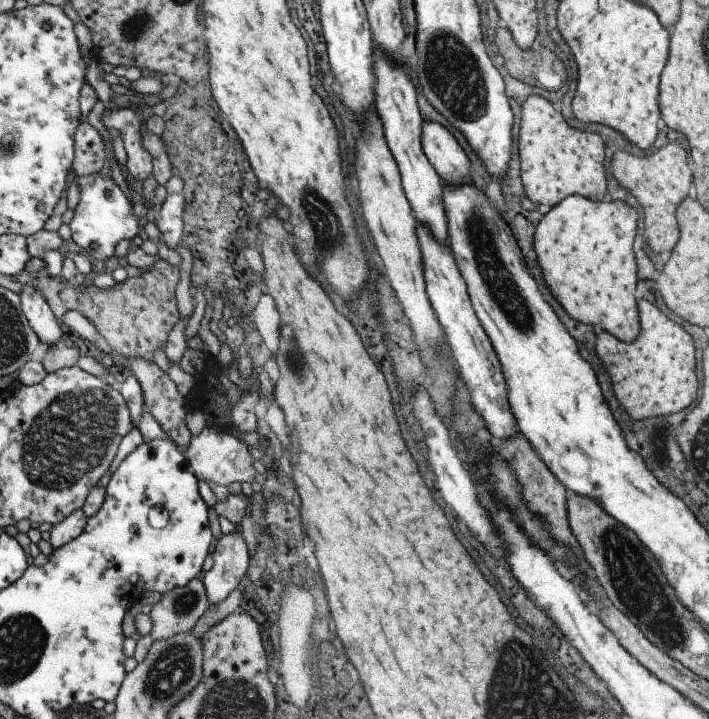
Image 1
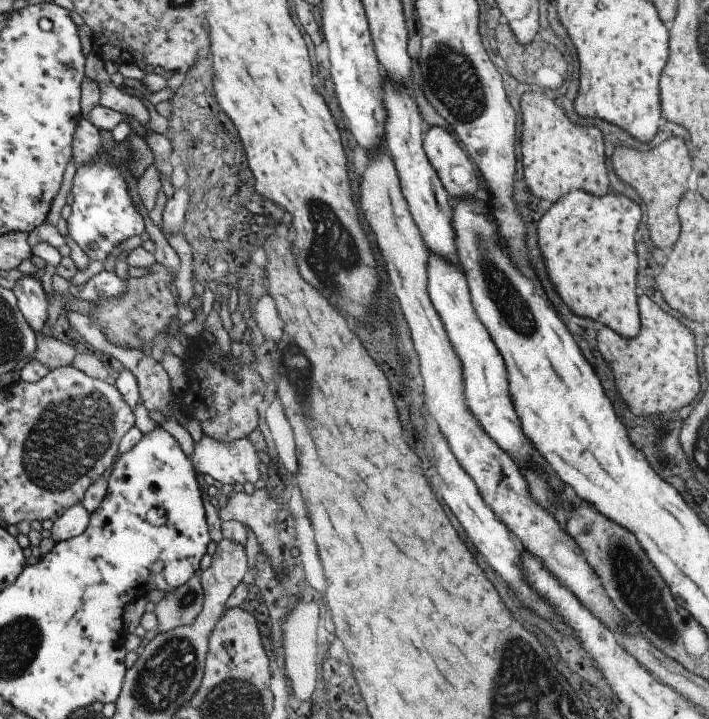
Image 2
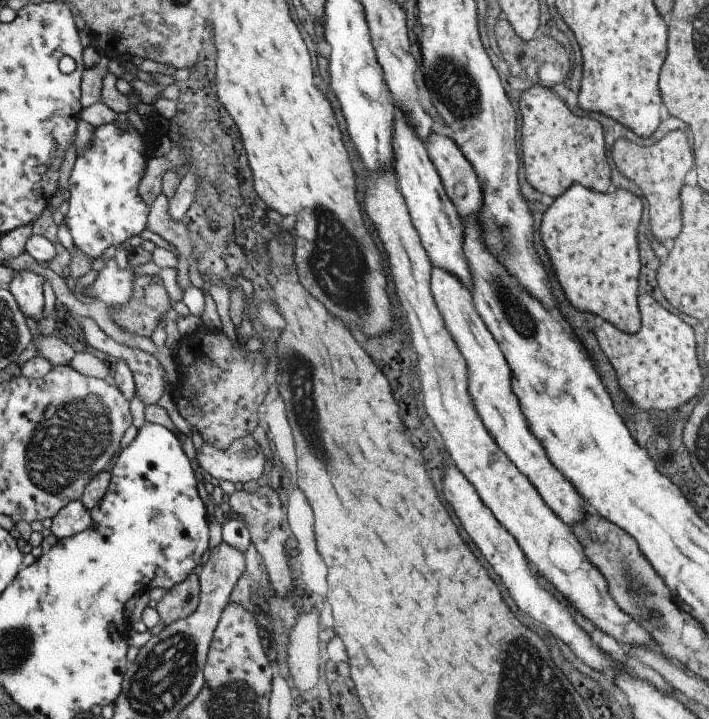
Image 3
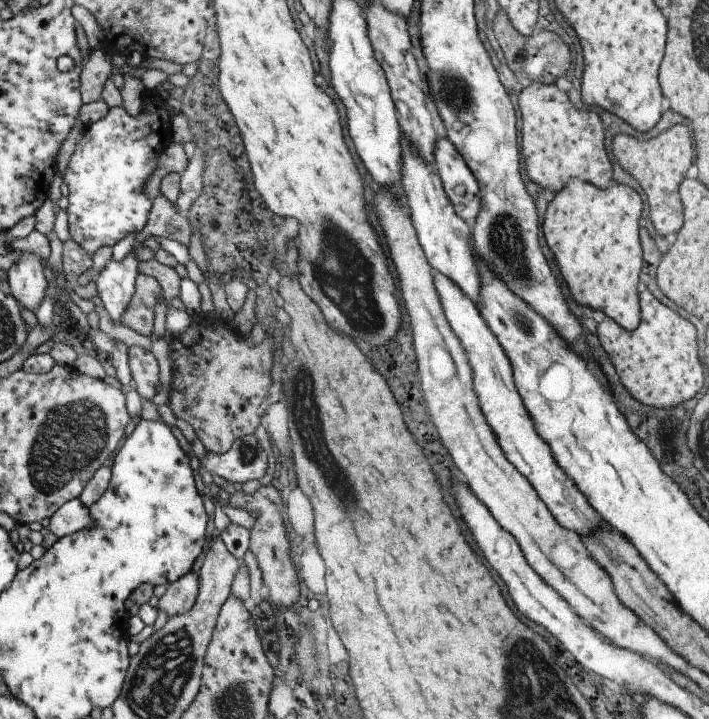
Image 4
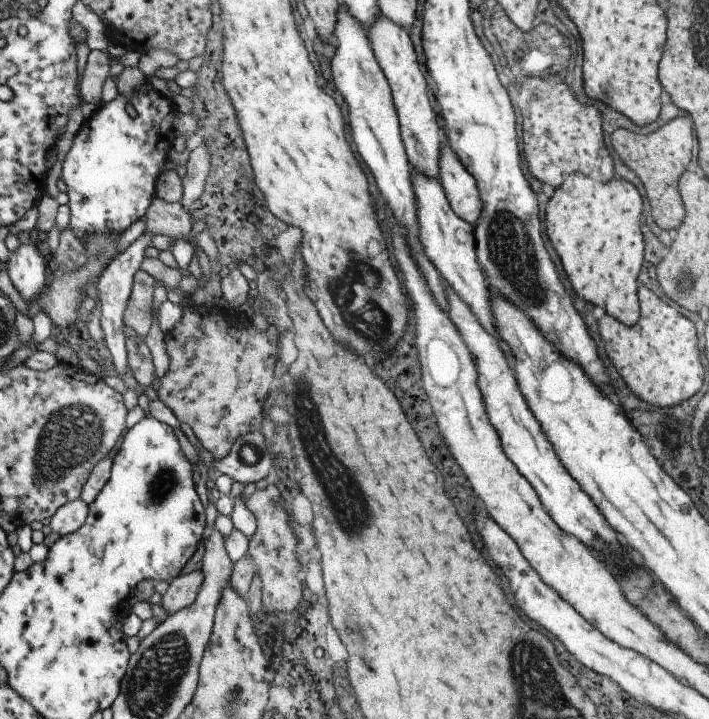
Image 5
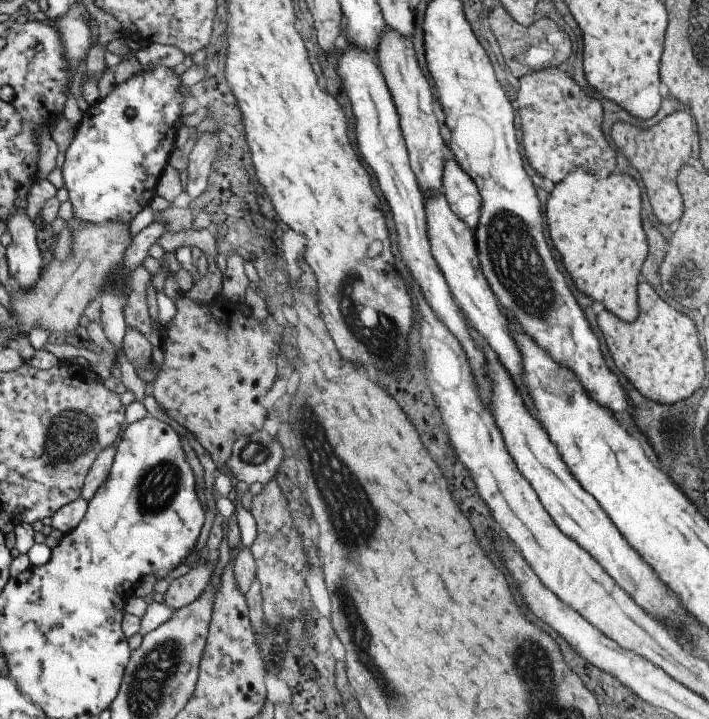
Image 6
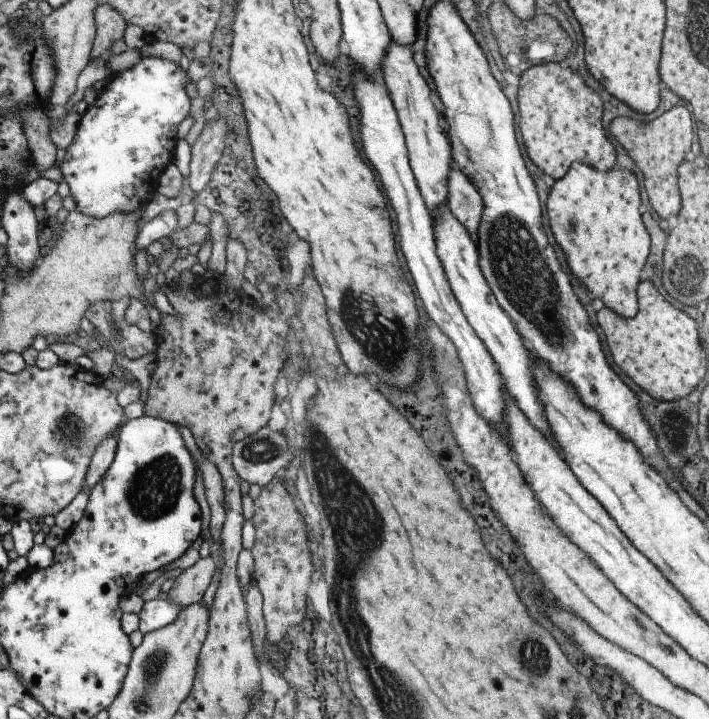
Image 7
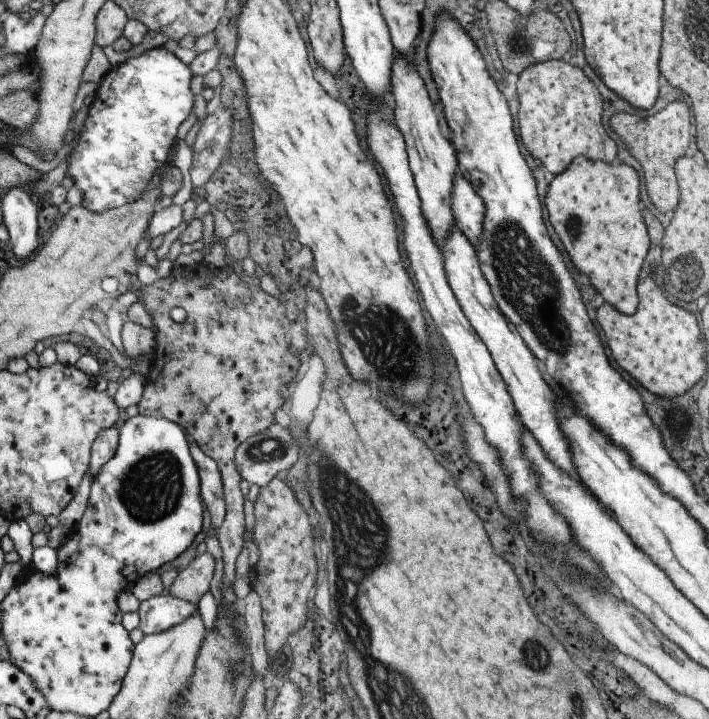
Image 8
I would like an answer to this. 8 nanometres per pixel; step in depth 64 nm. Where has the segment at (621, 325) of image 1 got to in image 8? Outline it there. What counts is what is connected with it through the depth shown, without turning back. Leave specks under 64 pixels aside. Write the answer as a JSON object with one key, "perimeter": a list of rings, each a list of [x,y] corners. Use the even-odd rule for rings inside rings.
{"perimeter":[[[584,156],[575,157],[561,176],[550,182],[544,203],[547,209],[549,224],[555,230],[559,242],[571,258],[573,268],[587,274],[589,284],[601,298],[611,304],[621,314],[633,314],[638,298],[635,296],[636,282],[644,270],[643,259],[647,246],[650,246],[648,231],[639,214],[639,179],[637,173],[629,165],[615,162],[607,166],[599,161],[590,161]]]}

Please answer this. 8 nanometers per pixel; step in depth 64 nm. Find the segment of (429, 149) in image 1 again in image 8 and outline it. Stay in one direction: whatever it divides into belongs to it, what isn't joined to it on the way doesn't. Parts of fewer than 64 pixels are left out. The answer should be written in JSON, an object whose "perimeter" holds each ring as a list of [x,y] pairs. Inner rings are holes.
{"perimeter":[[[457,173],[450,190],[450,207],[455,226],[476,246],[482,233],[484,202],[470,182]]]}

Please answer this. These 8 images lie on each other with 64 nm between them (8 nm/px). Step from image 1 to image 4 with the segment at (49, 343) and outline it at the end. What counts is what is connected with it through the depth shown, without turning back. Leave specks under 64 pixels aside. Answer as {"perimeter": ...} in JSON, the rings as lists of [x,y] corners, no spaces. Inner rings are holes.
{"perimeter":[[[23,252],[18,261],[6,272],[9,294],[23,308],[33,313],[45,296],[47,282],[42,269],[43,262],[40,259]]]}

